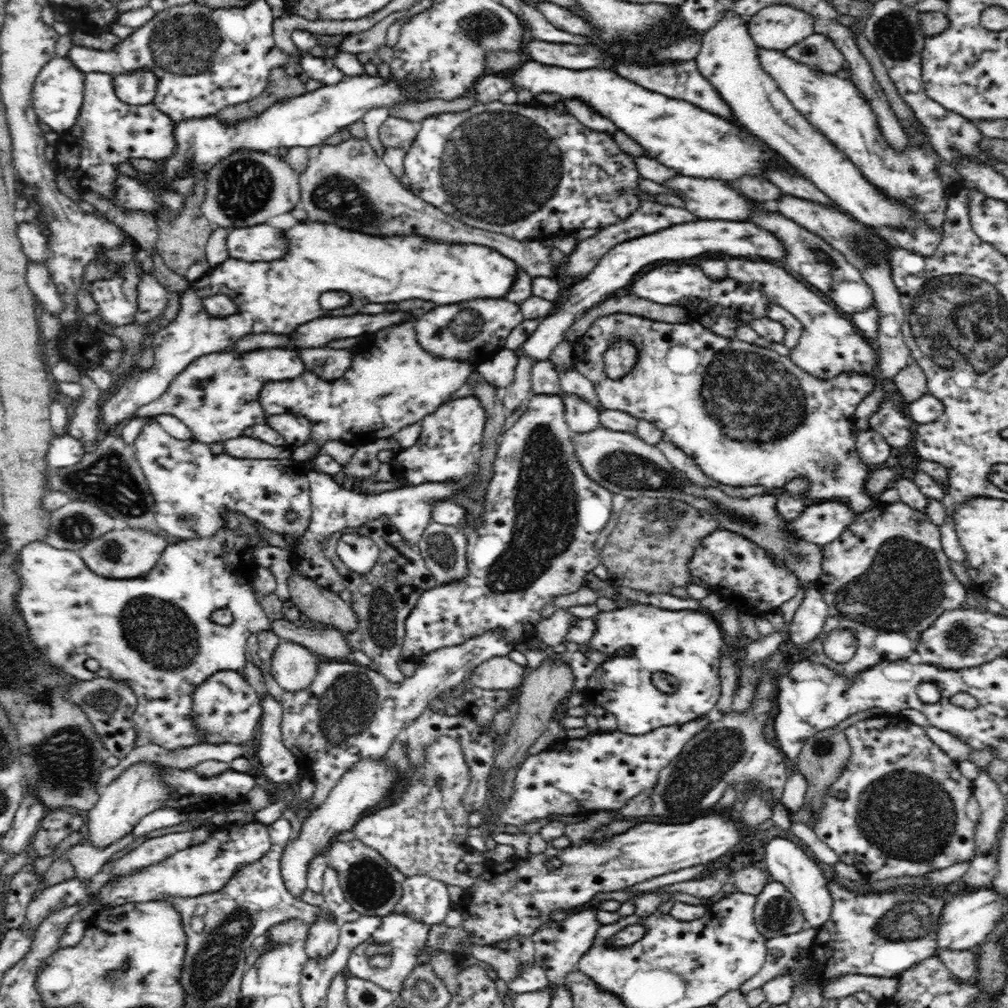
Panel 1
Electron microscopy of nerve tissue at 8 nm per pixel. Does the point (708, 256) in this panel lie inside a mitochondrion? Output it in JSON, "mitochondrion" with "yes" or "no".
{"mitochondrion":"no"}

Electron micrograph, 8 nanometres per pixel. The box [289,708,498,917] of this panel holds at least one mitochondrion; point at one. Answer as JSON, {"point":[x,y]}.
{"point":[370,885]}

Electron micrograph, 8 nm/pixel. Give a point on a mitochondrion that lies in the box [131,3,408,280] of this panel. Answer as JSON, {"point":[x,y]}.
{"point":[186,44]}

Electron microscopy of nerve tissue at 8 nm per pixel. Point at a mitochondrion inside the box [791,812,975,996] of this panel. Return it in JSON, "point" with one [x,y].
{"point":[909,921]}

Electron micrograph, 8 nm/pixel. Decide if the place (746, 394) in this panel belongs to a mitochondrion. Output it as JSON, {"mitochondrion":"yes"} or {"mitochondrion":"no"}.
{"mitochondrion":"yes"}

